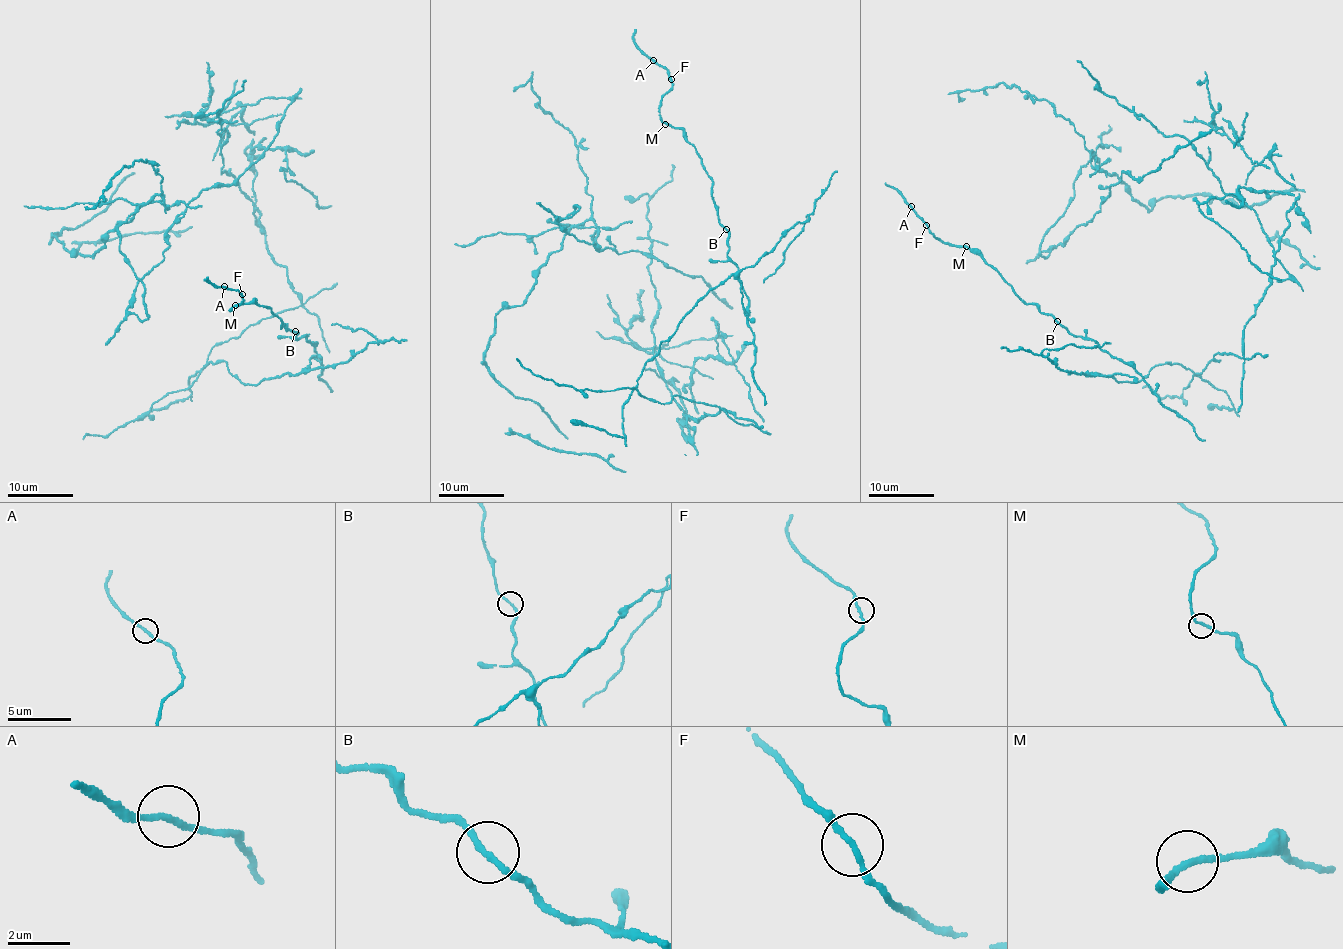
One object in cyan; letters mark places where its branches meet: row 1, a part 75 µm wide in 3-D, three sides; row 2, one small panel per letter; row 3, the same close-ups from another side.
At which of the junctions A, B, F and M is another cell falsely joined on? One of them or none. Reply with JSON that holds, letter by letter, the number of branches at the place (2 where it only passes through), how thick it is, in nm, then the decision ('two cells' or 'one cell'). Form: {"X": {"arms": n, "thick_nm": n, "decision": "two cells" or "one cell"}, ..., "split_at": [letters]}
{"A": {"arms": 2, "thick_nm": 200, "decision": "one cell"}, "B": {"arms": 2, "thick_nm": 200, "decision": "two cells"}, "F": {"arms": 2, "thick_nm": 190, "decision": "one cell"}, "M": {"arms": 2, "thick_nm": 200, "decision": "one cell"}, "split_at": ["B"]}

